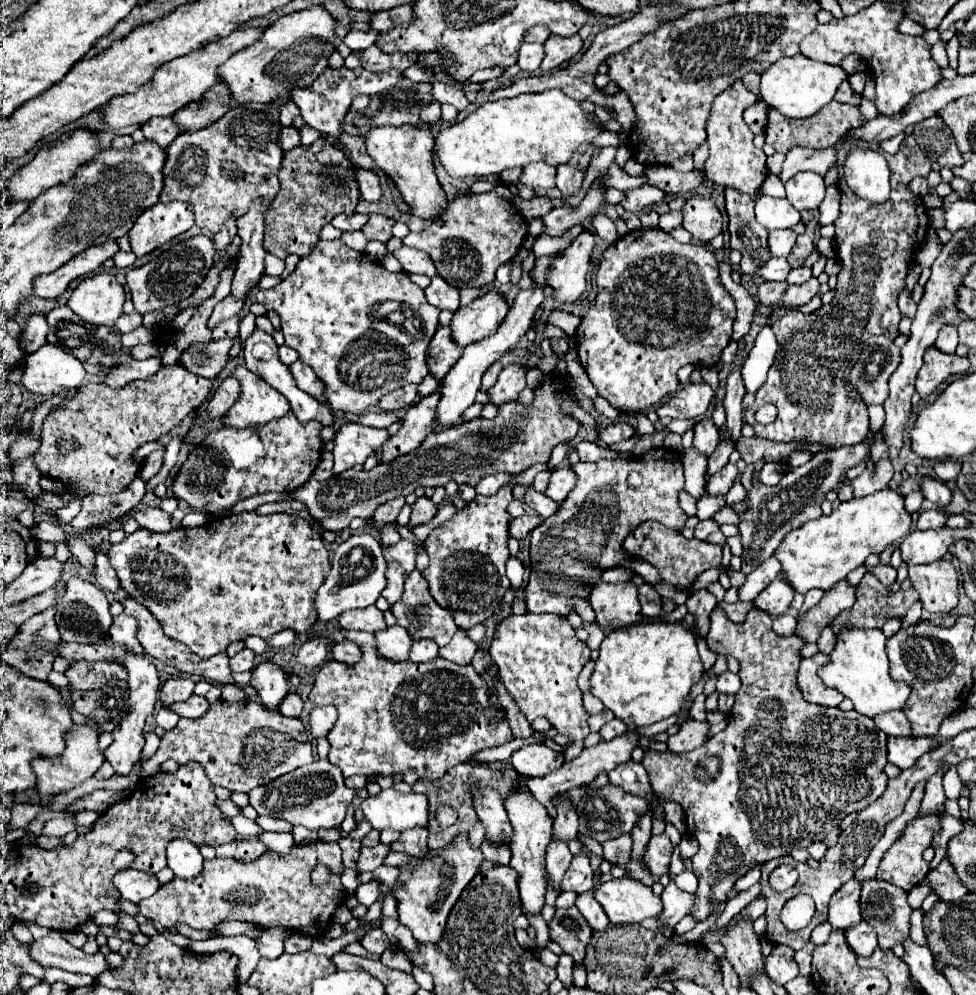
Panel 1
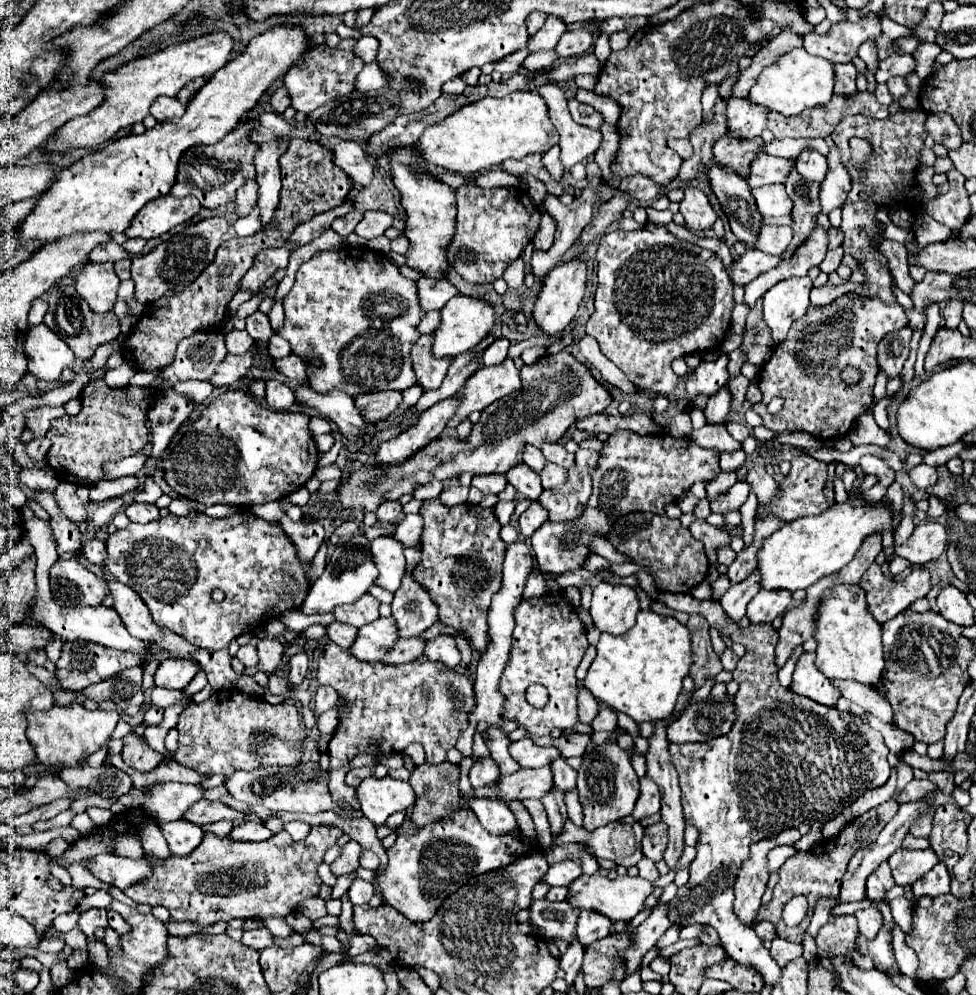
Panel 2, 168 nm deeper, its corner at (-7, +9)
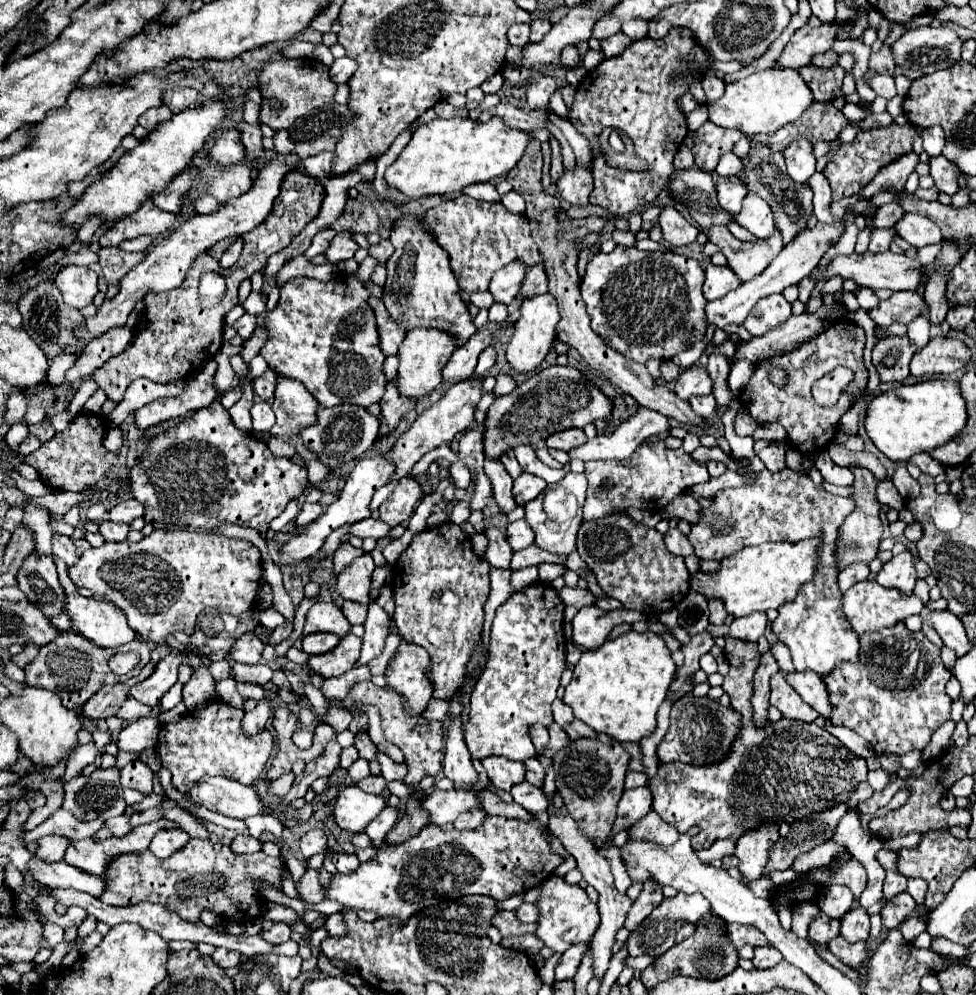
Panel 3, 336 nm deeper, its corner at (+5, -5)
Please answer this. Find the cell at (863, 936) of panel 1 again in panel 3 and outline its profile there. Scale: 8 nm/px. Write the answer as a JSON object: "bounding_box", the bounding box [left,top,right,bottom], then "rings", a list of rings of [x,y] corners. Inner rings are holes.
{"bounding_box":[841,906,869,942],"rings":[[[853,906],[849,914],[841,918],[841,936],[847,942],[859,942],[869,938],[869,914],[861,906]]]}

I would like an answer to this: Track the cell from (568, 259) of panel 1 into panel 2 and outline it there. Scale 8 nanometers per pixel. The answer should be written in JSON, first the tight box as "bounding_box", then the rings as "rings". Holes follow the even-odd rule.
{"bounding_box":[533,258,587,334],"rings":[[[571,258],[563,264],[559,264],[557,268],[553,268],[547,278],[545,284],[539,292],[539,298],[535,302],[535,310],[533,310],[533,318],[535,322],[547,332],[547,334],[557,334],[561,332],[575,316],[583,294],[585,294],[585,282],[587,282],[587,264],[583,258]]]}

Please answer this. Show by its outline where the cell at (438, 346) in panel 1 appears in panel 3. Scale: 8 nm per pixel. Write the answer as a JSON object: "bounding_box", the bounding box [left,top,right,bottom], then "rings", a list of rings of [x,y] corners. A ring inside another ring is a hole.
{"bounding_box":[379,380,415,438],"rings":[[[393,380],[391,384],[387,384],[385,394],[383,394],[379,406],[381,406],[379,438],[385,438],[385,436],[389,436],[389,434],[399,426],[401,418],[403,418],[409,410],[413,410],[415,400],[409,400],[409,398],[399,396],[399,392],[397,392],[397,382]]]}

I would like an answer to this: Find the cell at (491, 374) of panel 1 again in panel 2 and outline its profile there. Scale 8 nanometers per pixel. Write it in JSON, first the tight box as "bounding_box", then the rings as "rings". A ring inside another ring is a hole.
{"bounding_box":[483,338,509,366],"rings":[[[497,338],[485,352],[483,352],[483,364],[485,366],[497,366],[507,358],[507,350],[509,350],[509,340],[507,338]]]}

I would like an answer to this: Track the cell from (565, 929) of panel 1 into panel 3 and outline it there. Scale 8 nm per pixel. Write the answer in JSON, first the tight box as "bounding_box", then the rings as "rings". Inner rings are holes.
{"bounding_box":[491,912,535,936],"rings":[[[497,912],[493,916],[491,926],[495,926],[503,936],[521,936],[521,934],[535,934],[535,924],[521,924],[513,912]]]}

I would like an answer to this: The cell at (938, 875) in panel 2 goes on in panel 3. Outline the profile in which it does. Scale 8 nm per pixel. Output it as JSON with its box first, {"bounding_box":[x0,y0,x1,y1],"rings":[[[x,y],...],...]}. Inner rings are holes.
{"bounding_box":[881,892,915,930],"rings":[[[901,892],[897,896],[893,896],[891,900],[887,900],[885,908],[881,910],[881,920],[883,920],[883,928],[885,930],[893,930],[897,928],[909,914],[913,914],[915,910],[915,902],[907,892]]]}

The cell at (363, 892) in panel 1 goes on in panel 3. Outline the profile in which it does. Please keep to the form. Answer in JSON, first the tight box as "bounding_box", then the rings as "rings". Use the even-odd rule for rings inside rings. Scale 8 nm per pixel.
{"bounding_box":[325,912,347,938],"rings":[[[341,912],[331,914],[331,916],[327,918],[327,922],[325,922],[325,930],[327,930],[327,938],[329,938],[329,936],[343,938],[343,936],[347,934],[345,924],[343,924],[343,916],[341,916]]]}

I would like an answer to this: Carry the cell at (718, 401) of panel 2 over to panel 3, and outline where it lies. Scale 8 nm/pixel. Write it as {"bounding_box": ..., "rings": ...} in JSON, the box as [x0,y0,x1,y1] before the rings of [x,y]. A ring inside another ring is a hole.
{"bounding_box":[689,394,717,418],"rings":[[[709,394],[709,396],[697,396],[697,398],[689,398],[689,404],[691,404],[691,408],[699,414],[699,416],[703,416],[703,418],[713,418],[713,414],[715,414],[715,408],[717,408],[717,404],[715,404],[715,398]]]}

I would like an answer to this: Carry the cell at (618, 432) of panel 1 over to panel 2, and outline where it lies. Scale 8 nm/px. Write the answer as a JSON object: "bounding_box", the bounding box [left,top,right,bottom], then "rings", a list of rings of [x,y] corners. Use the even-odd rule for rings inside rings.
{"bounding_box":[575,414,621,434],"rings":[[[593,414],[585,420],[577,420],[575,426],[579,430],[587,430],[587,432],[607,432],[613,434],[617,430],[621,430],[621,418],[619,416],[609,416],[609,414]]]}

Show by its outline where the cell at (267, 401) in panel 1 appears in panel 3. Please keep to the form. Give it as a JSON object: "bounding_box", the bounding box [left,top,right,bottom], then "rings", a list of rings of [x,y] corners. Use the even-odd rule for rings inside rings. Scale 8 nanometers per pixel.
{"bounding_box":[251,402,273,432],"rings":[[[255,402],[251,408],[251,416],[253,416],[253,430],[255,432],[267,432],[273,424],[273,410],[267,402]]]}

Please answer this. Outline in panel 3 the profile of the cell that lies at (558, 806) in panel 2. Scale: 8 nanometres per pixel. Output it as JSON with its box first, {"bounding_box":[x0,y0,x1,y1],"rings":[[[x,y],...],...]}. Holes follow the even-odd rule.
{"bounding_box":[511,782,549,812],"rings":[[[519,782],[517,786],[513,786],[511,796],[517,804],[521,804],[525,810],[529,812],[537,812],[537,810],[545,810],[549,806],[547,798],[543,796],[541,788],[533,786],[531,782]]]}

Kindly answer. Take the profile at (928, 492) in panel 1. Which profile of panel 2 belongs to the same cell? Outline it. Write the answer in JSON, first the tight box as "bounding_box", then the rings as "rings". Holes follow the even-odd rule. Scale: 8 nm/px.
{"bounding_box":[909,464,937,490],"rings":[[[919,464],[915,466],[911,472],[909,472],[911,480],[915,482],[917,488],[921,490],[927,490],[929,486],[933,486],[937,482],[937,468],[933,466],[927,466],[927,464]]]}

